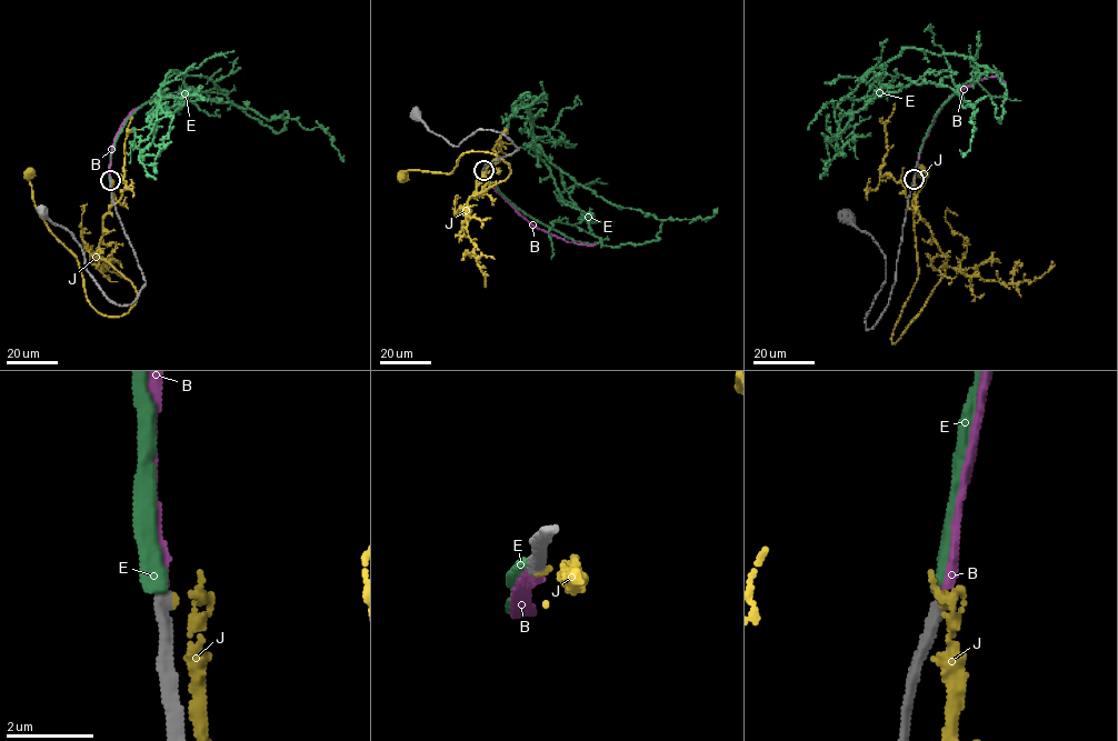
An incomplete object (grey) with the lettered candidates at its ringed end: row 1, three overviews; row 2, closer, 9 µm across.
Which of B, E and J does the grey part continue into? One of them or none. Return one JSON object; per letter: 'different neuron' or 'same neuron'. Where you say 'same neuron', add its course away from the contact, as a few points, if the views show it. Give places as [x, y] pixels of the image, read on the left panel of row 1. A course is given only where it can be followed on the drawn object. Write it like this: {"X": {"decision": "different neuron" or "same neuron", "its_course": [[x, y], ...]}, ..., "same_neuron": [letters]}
{"B": {"decision": "same neuron", "its_course": [[110, 180], [116, 137], [133, 110], [153, 98], [167, 96], [195, 96], [222, 101]]}, "E": {"decision": "different neuron"}, "J": {"decision": "different neuron"}, "same_neuron": ["B"]}

